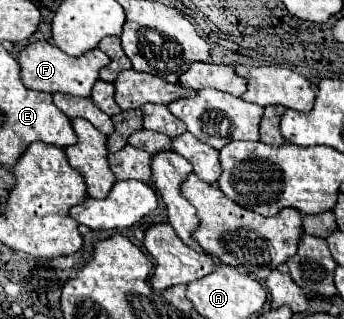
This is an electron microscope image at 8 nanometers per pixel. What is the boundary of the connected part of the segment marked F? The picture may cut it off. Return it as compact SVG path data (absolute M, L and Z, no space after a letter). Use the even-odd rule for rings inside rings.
M32 41L18 55L20 79L28 89L46 91L46 93L62 91L62 93L78 95L78 97L90 97L92 85L94 81L98 81L98 69L102 69L108 61L110 59L100 49L86 51L80 57L70 57L62 53L56 45L50 45L48 41Z

